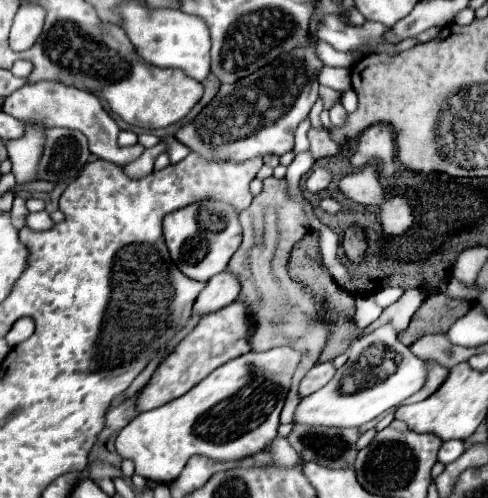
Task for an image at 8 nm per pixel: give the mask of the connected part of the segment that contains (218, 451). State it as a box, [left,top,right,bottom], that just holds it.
[116,346,300,482]

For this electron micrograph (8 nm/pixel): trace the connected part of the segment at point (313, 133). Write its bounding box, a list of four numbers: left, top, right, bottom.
[307,128,340,158]

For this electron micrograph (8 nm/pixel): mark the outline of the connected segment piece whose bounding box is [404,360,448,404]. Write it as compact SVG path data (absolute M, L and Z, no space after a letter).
M430 360L430 362L428 362L428 384L424 384L424 388L422 388L416 396L408 398L404 404L426 400L428 396L432 396L432 394L440 388L440 384L446 380L446 376L448 376L448 370L446 370L446 368L442 368L440 364L436 364L436 362L432 362L432 360Z

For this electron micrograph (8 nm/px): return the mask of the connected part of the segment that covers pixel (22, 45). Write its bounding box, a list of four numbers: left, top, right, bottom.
[10,4,44,52]

